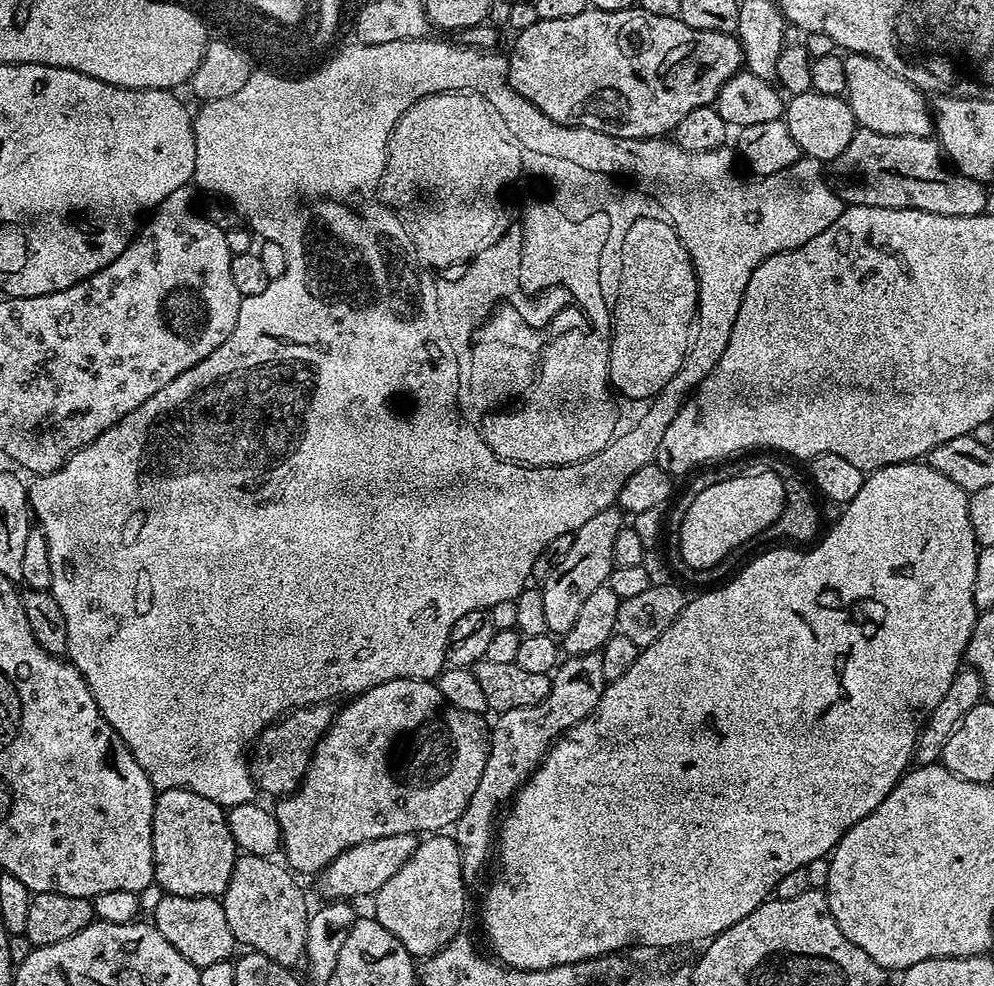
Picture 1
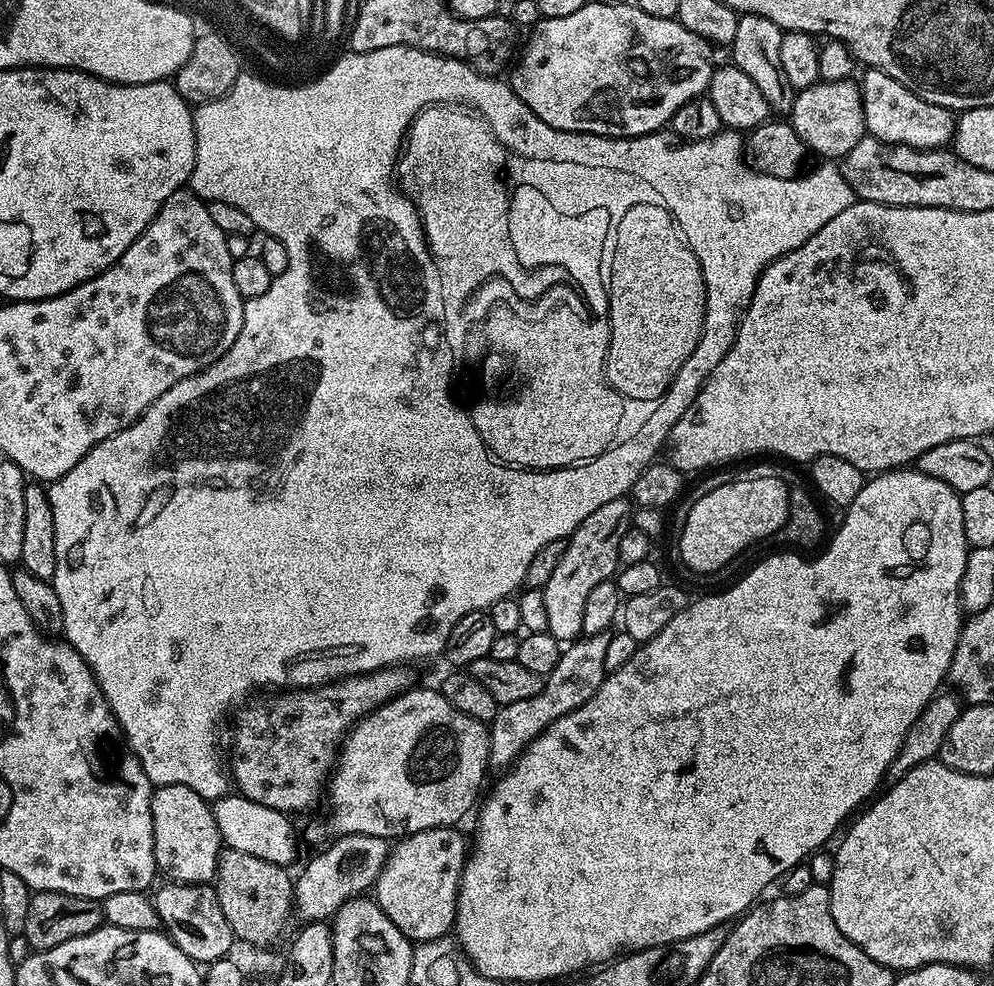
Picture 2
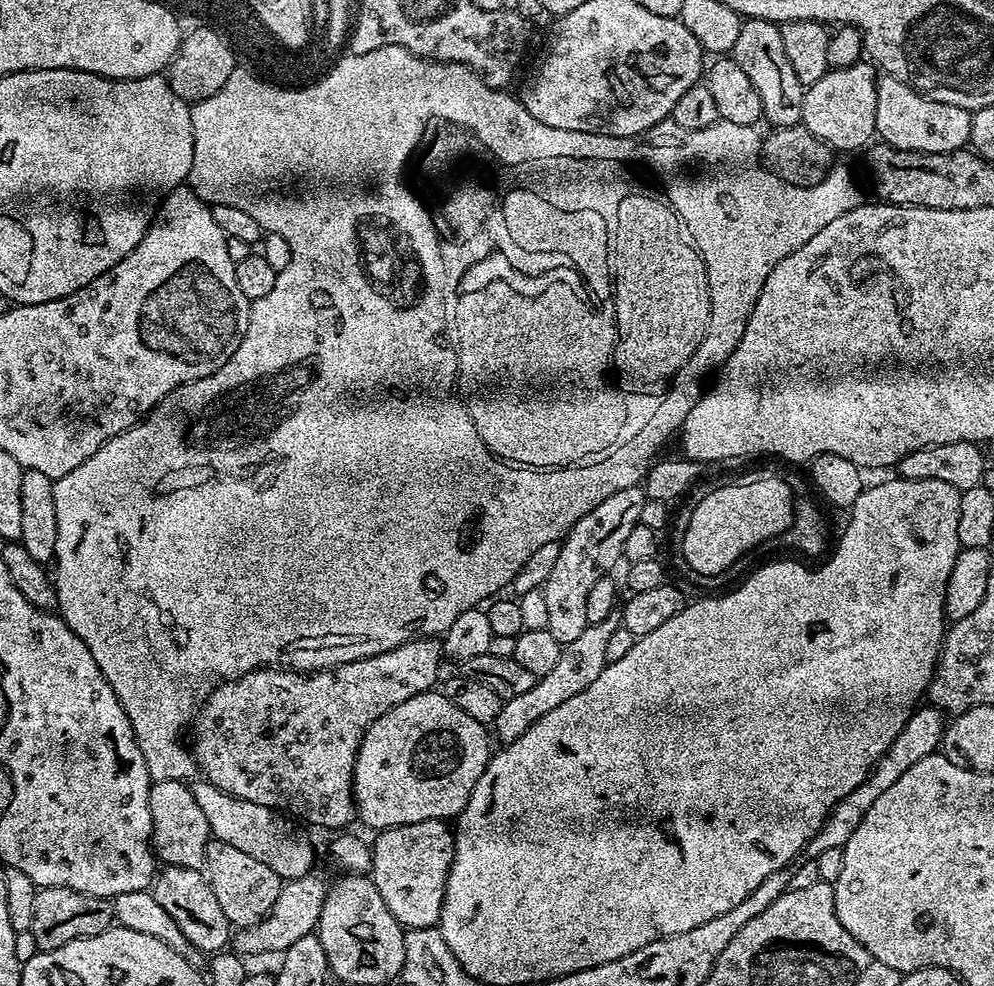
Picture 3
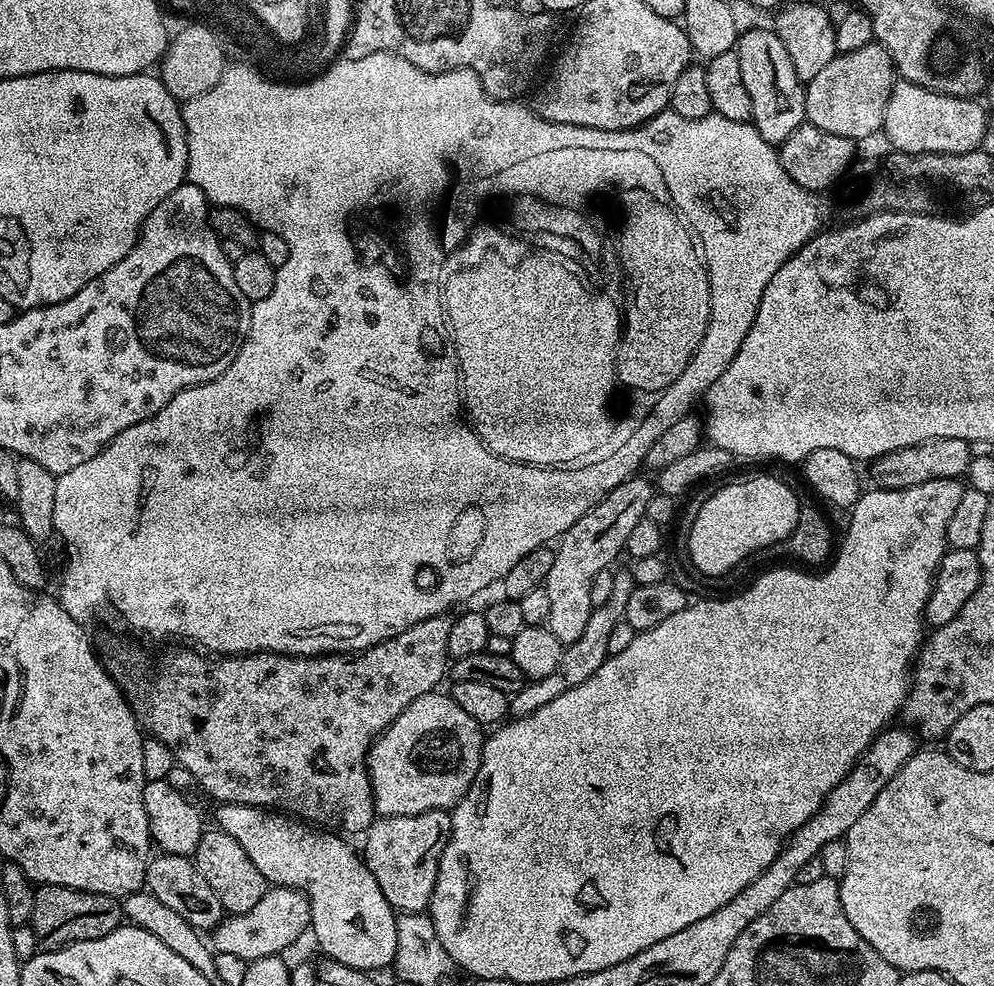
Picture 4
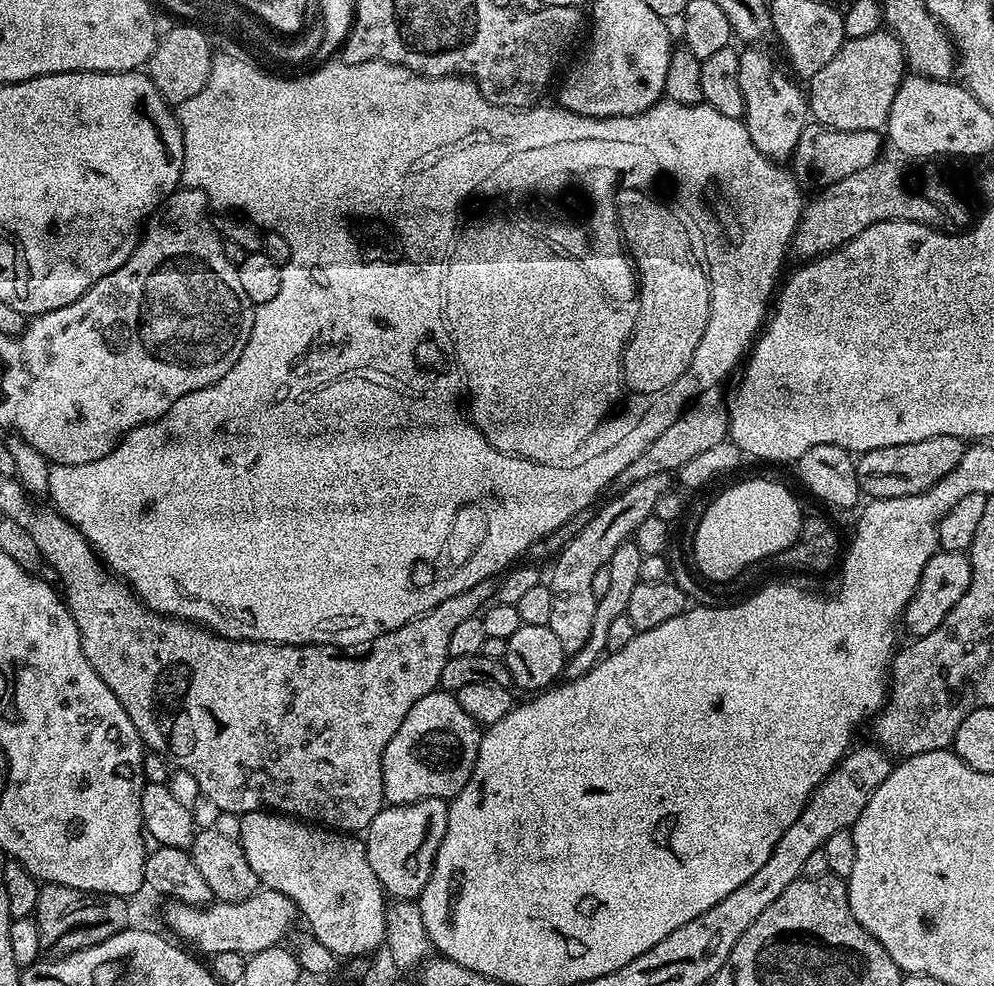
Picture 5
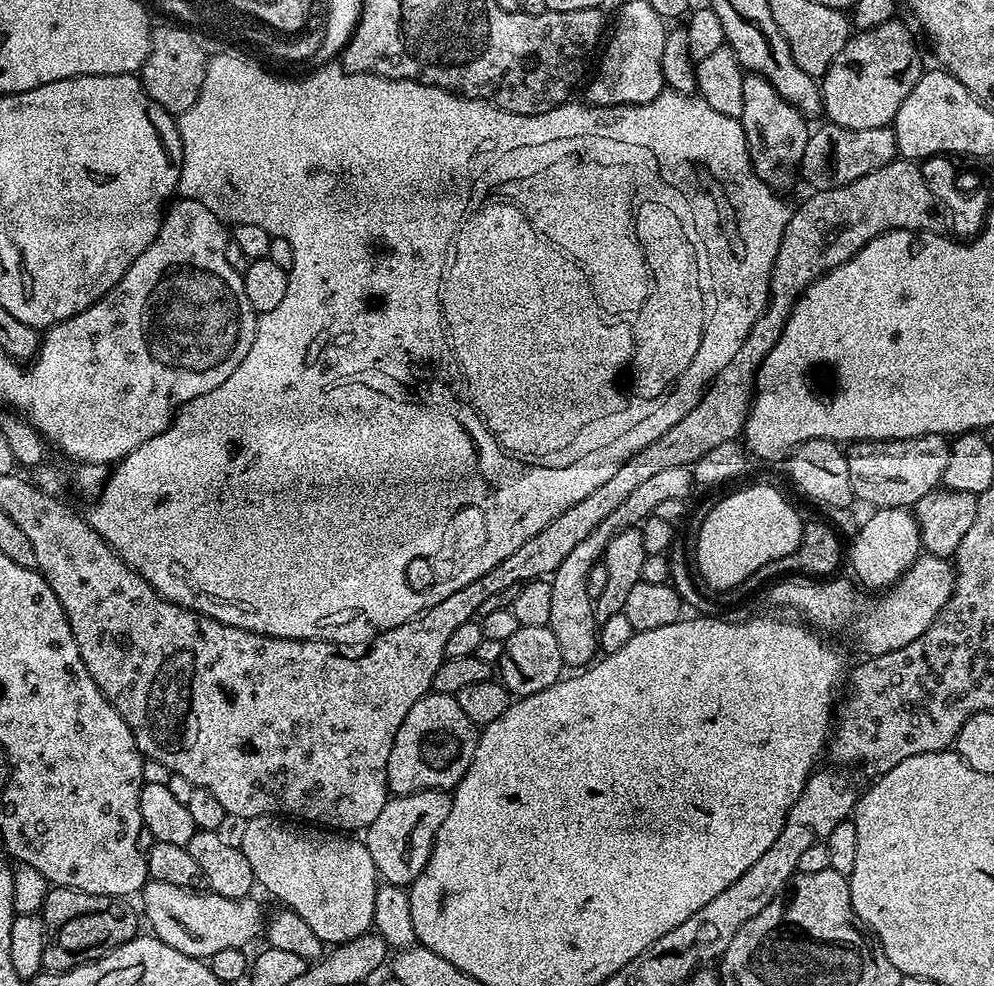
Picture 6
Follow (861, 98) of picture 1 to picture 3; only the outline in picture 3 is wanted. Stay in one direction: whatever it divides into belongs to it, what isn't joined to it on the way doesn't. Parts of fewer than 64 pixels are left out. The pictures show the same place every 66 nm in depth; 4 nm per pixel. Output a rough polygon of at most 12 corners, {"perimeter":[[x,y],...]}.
{"perimeter":[[876,82],[876,136],[911,152],[959,152],[972,113]]}

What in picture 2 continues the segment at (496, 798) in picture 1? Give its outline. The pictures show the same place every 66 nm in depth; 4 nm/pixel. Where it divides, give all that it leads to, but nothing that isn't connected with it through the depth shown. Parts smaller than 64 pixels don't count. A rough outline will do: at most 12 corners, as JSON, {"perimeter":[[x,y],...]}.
{"perimeter":[[608,632],[581,635],[534,698],[496,709],[488,767],[507,770],[602,686]]}

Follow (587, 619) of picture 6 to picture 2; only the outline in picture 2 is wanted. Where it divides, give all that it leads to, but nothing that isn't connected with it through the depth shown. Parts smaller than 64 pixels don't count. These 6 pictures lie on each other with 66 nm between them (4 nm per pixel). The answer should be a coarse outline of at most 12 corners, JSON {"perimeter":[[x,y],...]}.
{"perimeter":[[611,500],[568,537],[542,589],[548,631],[582,633],[586,597],[618,571],[634,508]]}

